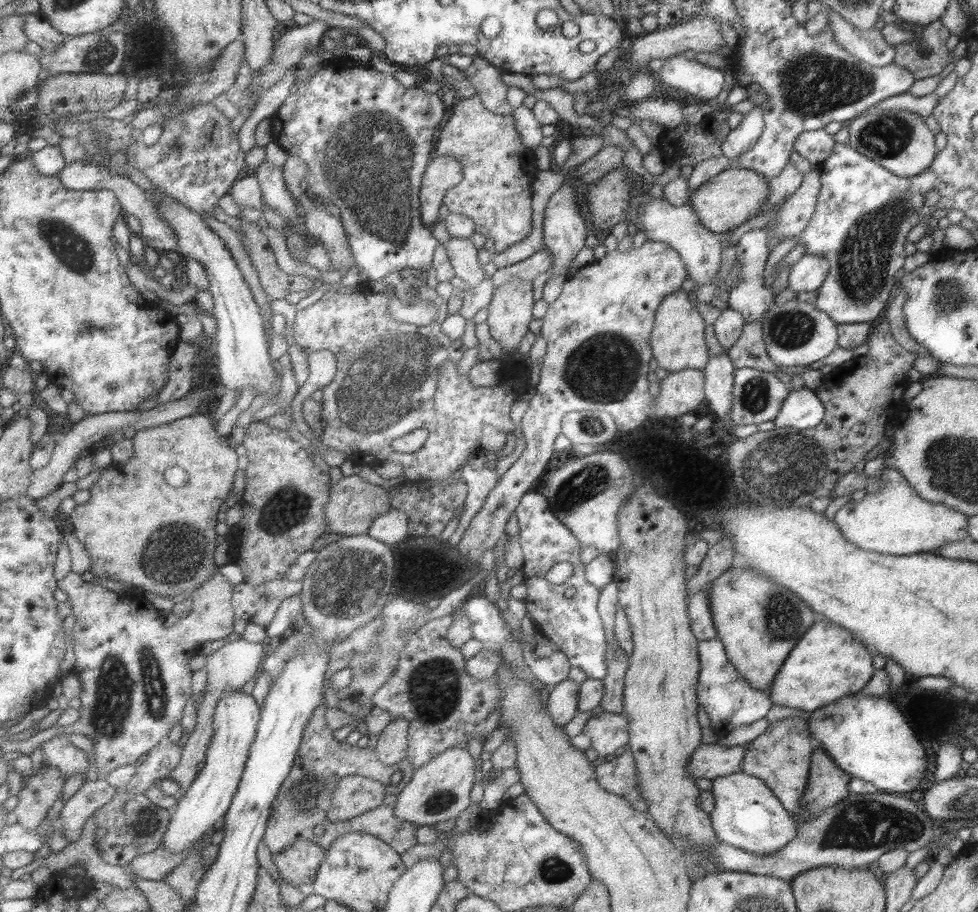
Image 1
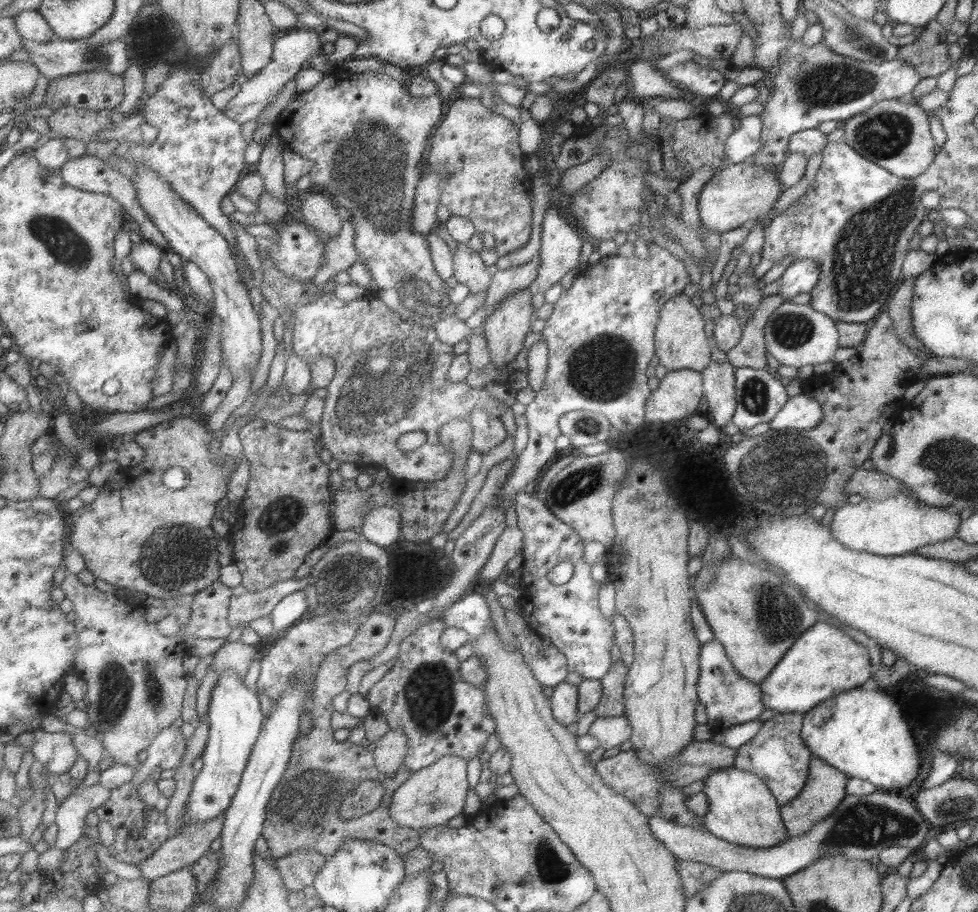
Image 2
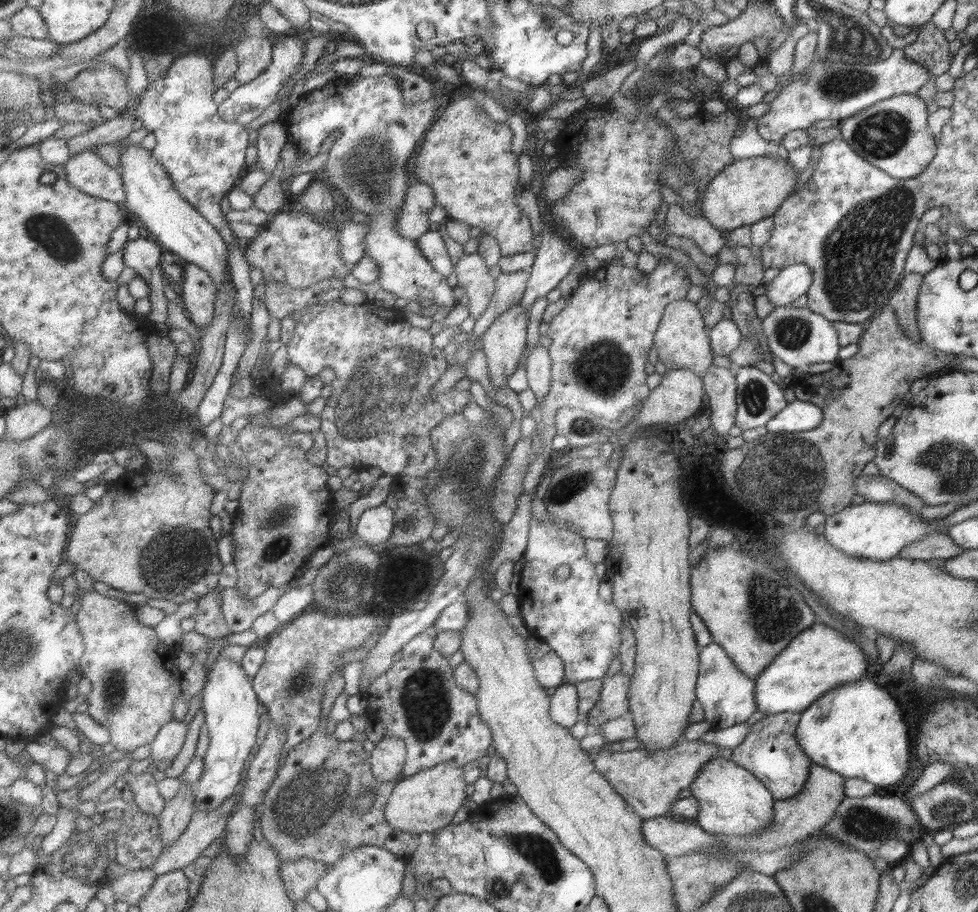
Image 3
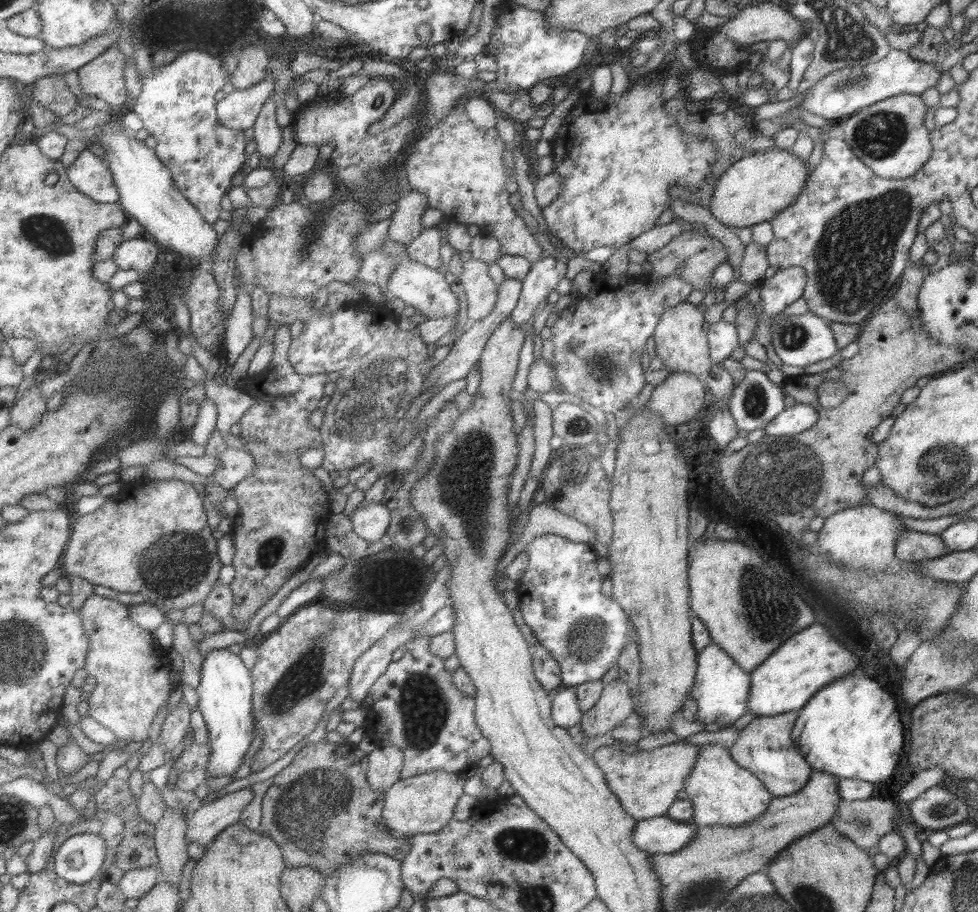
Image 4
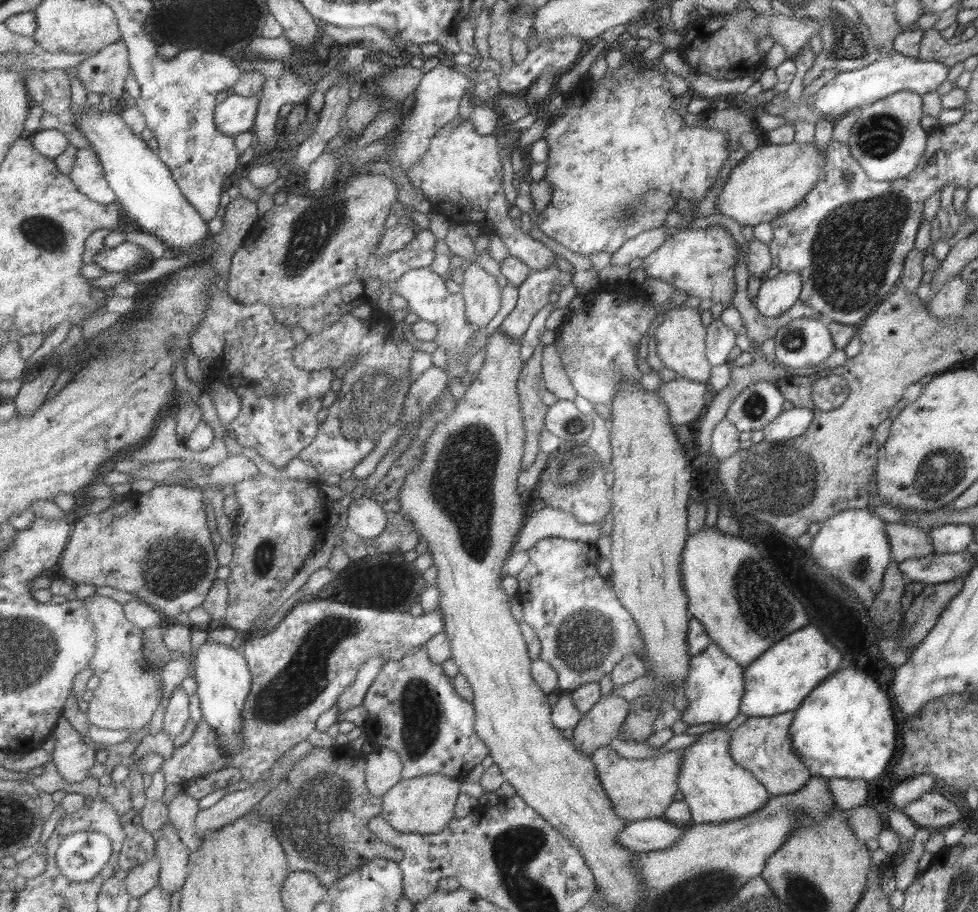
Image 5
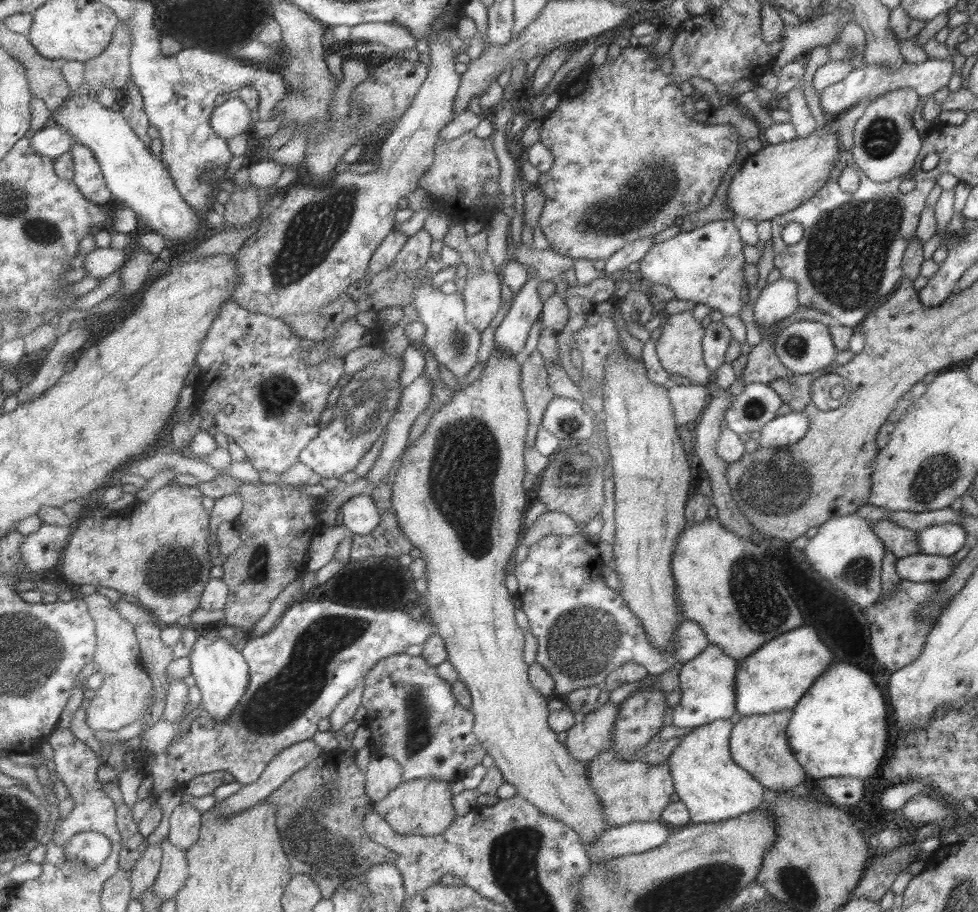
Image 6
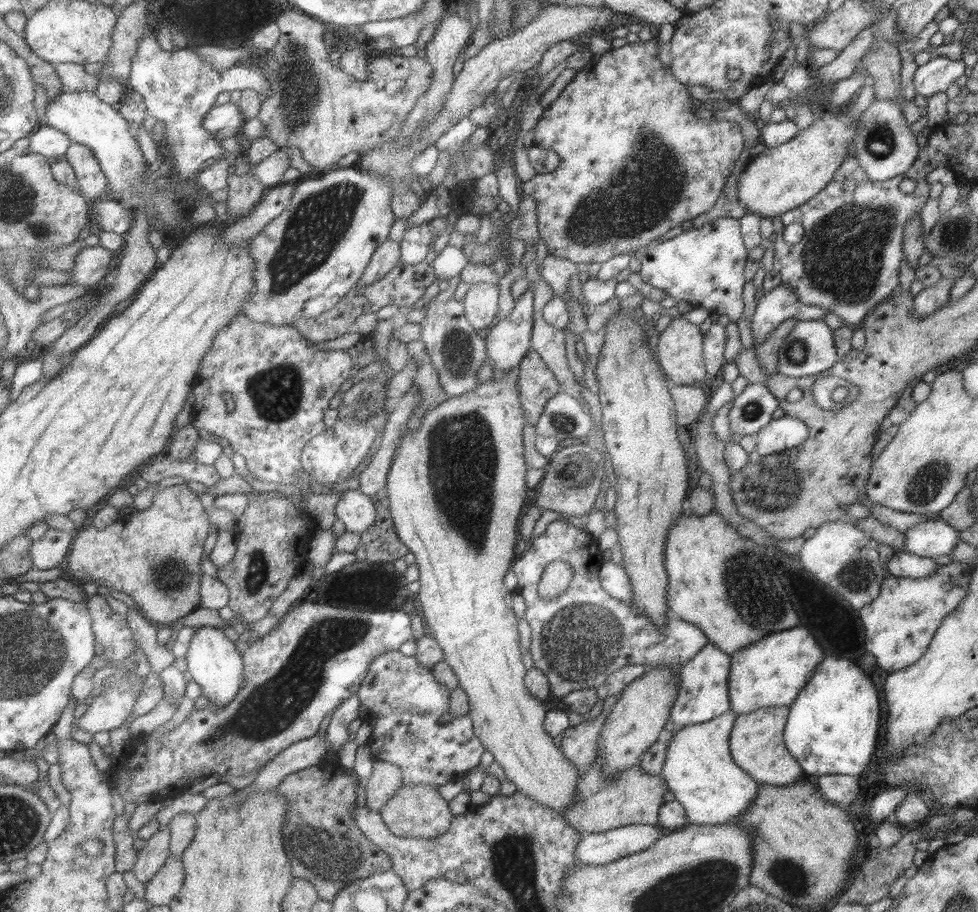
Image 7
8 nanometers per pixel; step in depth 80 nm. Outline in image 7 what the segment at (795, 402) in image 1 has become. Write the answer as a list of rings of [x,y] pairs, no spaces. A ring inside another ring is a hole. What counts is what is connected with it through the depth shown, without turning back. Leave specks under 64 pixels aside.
[[[783,415],[771,419],[755,434],[755,449],[760,456],[797,447],[808,437],[808,428],[798,418]]]

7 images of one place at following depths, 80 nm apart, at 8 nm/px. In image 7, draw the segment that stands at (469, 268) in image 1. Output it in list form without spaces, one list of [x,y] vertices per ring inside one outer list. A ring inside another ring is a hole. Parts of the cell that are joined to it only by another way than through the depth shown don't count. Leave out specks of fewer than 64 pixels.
[[[476,282],[470,284],[462,303],[464,317],[479,333],[483,333],[487,326],[496,320],[497,314],[497,284]]]

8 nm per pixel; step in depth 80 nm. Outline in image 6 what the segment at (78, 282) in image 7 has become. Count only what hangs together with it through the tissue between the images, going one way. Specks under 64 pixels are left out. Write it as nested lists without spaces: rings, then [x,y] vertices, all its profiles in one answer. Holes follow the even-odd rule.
[[[133,247],[123,250],[113,248],[97,248],[86,258],[84,269],[87,276],[93,278],[107,278],[110,274],[119,273],[120,268],[130,257]]]

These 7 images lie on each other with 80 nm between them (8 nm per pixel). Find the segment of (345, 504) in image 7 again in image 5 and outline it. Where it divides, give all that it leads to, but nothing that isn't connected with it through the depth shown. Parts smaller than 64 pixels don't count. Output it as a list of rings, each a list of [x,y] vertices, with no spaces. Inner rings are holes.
[[[369,496],[353,499],[346,509],[346,528],[360,536],[370,539],[383,530],[386,523],[382,508]]]

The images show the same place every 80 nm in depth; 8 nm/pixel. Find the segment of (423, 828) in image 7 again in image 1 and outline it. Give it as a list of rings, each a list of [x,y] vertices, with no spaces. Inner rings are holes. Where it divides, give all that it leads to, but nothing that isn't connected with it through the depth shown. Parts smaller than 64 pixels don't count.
[[[449,748],[432,758],[427,764],[414,769],[409,782],[403,790],[396,794],[396,801],[393,807],[395,818],[403,822],[410,822],[418,826],[432,826],[435,822],[445,822],[449,818],[456,819],[467,806],[469,802],[469,790],[473,786],[474,758],[469,754],[467,748]]]

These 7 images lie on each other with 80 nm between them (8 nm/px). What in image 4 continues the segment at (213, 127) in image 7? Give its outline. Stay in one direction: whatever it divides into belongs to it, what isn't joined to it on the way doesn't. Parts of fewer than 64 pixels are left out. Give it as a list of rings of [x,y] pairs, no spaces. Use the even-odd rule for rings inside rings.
[[[268,75],[265,82],[249,90],[233,90],[218,102],[218,116],[223,127],[235,130],[254,128],[267,100],[273,95],[275,82]]]

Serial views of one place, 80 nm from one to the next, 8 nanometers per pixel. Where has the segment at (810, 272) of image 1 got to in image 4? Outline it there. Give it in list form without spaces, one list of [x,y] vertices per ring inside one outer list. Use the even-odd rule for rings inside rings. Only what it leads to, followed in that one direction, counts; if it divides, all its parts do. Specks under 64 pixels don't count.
[[[800,266],[778,269],[775,275],[761,280],[757,285],[759,312],[767,316],[782,313],[786,306],[802,298],[806,282],[804,270]]]

